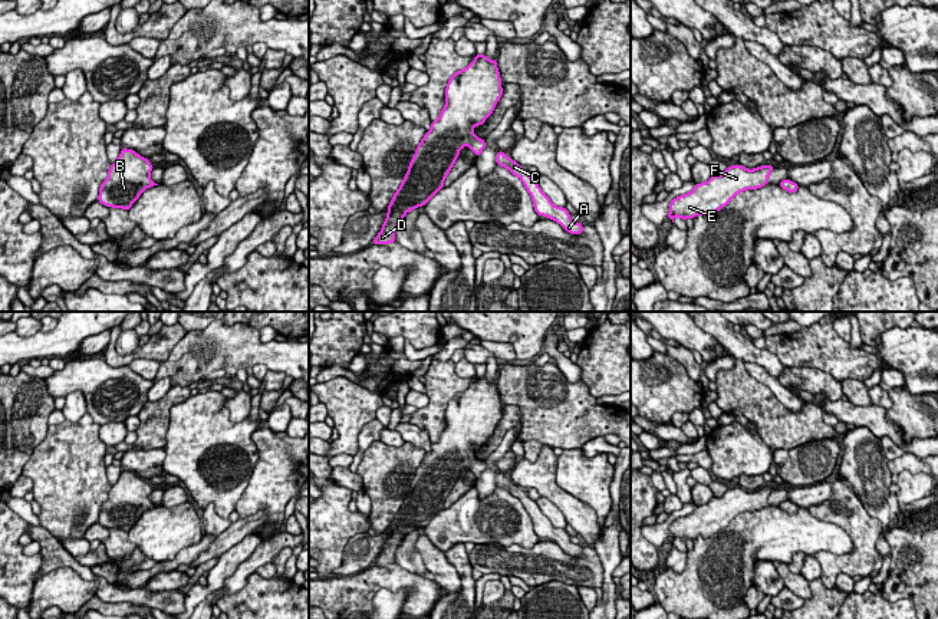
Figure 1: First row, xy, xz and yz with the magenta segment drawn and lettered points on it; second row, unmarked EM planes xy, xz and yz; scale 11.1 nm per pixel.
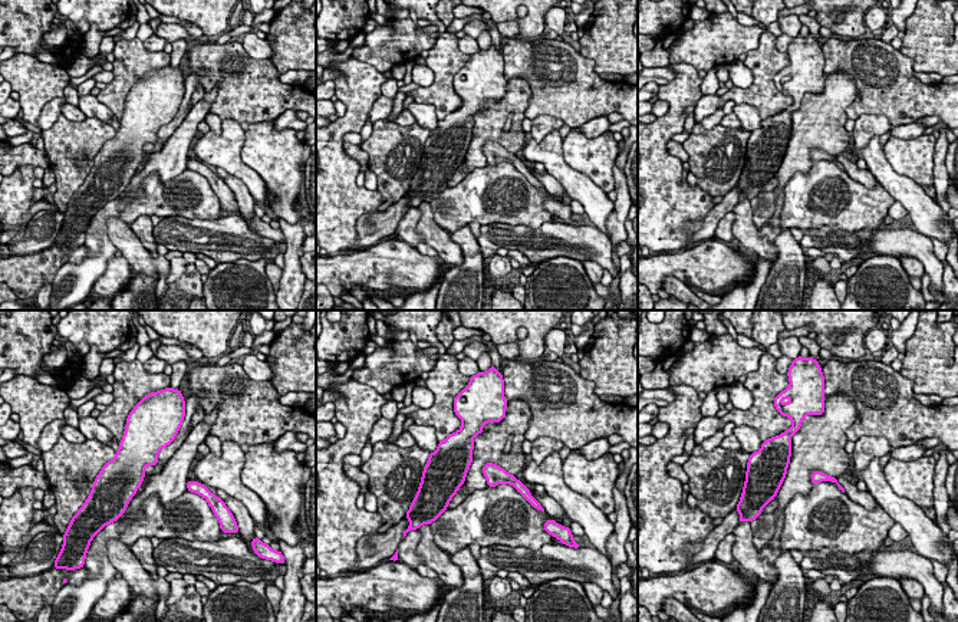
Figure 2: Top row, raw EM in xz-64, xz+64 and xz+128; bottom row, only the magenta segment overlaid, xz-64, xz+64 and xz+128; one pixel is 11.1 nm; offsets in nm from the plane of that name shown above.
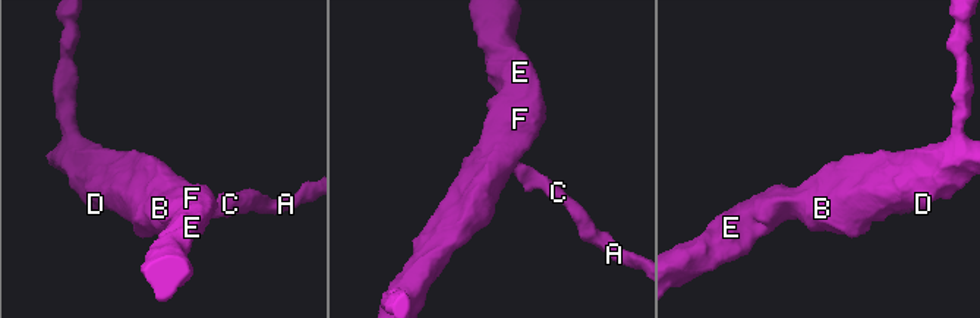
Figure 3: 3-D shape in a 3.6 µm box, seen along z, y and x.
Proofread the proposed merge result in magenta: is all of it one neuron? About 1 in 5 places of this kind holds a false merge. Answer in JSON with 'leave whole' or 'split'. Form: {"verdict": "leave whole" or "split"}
{"verdict": "leave whole"}

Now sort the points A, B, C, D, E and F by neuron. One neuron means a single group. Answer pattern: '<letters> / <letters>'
A B C D E F

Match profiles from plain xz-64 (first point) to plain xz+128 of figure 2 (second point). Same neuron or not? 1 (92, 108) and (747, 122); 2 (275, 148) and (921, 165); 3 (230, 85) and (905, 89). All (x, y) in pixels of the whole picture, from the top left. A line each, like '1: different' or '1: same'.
1: same
2: same
3: same

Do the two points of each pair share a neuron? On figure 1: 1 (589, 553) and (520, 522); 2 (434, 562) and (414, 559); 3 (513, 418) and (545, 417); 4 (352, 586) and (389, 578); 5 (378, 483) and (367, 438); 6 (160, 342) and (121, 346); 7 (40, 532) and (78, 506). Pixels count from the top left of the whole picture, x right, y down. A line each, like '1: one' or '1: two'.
1: two
2: two
3: two
4: one
5: two
6: two
7: two

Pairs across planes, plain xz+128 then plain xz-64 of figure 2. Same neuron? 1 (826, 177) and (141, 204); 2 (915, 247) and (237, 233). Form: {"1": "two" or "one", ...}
{"1": "one", "2": "one"}

